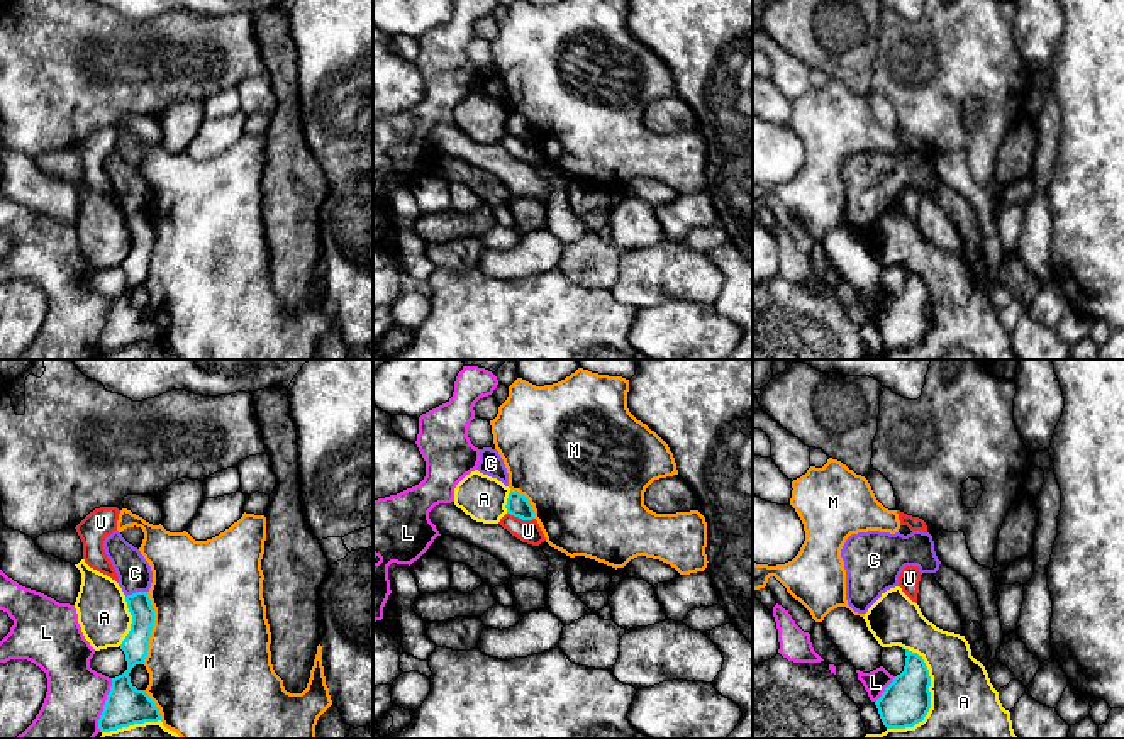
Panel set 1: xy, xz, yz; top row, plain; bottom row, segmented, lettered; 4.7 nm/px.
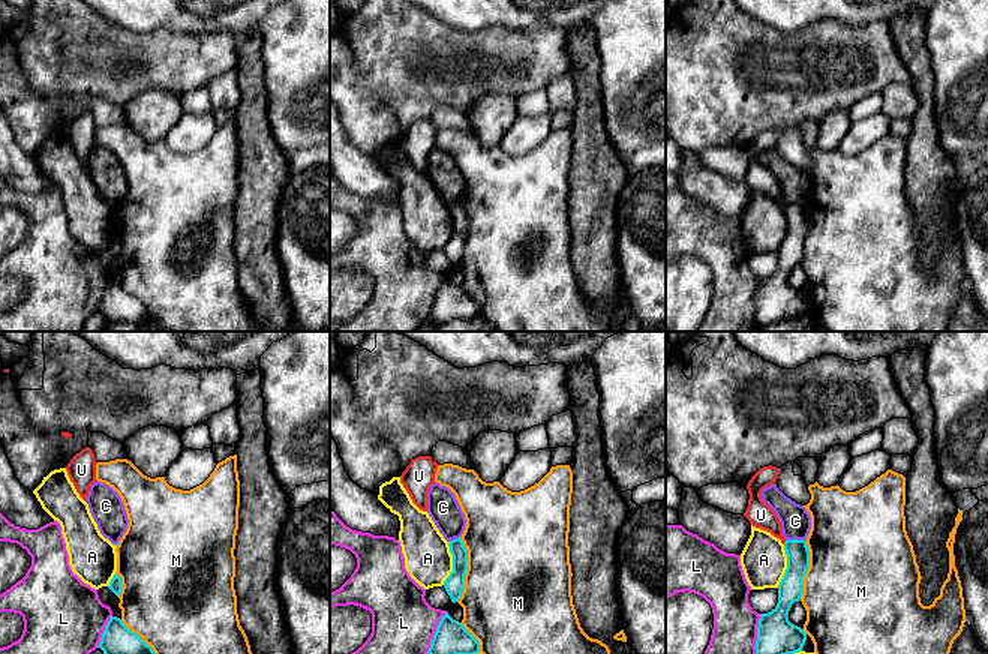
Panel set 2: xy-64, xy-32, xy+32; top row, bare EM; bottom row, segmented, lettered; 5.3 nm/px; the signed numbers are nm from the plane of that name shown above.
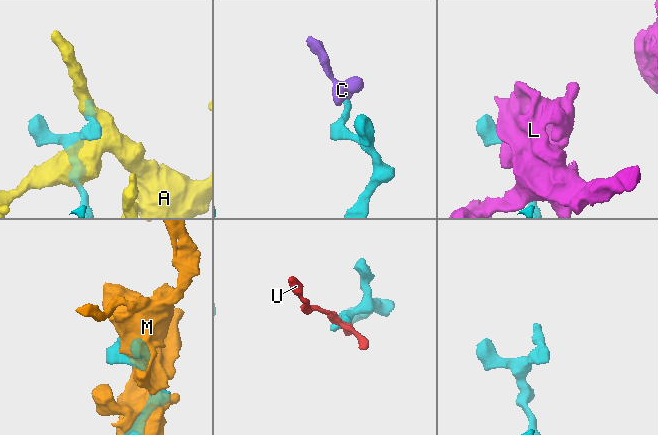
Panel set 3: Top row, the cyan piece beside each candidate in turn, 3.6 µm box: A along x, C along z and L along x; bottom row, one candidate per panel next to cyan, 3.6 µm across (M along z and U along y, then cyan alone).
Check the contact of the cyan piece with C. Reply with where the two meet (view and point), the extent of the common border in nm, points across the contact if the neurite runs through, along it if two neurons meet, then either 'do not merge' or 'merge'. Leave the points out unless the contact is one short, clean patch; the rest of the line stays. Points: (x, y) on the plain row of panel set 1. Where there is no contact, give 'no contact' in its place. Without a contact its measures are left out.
contact xy (136, 212); length 110 nm; border xy (146, 211), (136, 211), (126, 217); do not merge

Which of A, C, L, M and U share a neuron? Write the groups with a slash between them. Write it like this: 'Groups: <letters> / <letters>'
Groups: A / C / L / M / U

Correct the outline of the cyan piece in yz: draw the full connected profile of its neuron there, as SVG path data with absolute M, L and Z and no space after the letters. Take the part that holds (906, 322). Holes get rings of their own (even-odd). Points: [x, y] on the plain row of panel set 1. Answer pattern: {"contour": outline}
{"contour": "M905 269L905 286L875 322L887 349L905 349L922 342L931 329L931 297L917 273Z"}

